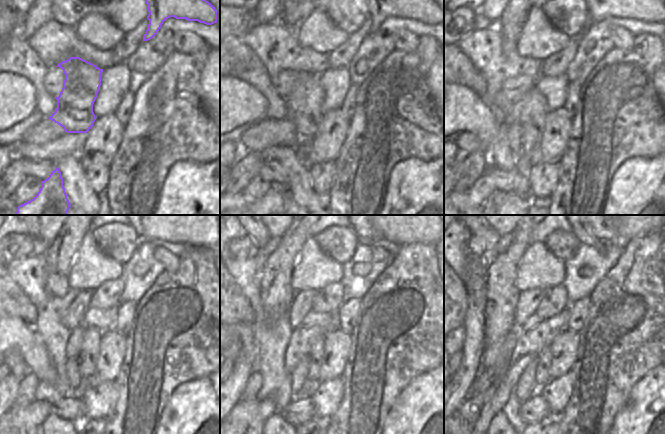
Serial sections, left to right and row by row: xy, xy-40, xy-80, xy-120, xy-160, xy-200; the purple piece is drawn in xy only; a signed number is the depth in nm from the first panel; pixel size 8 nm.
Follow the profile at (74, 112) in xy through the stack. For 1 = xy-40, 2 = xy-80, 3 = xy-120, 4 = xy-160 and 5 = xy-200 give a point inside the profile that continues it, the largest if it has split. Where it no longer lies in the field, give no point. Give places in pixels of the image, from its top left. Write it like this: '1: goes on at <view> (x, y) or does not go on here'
1: goes on at xy-40 (304, 103)
2: goes on at xy-80 (530, 113)
3: goes on at xy-120 (90, 348)
4: goes on at xy-160 (316, 351)
5: goes on at xy-200 (541, 355)

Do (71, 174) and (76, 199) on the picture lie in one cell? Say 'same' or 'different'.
same

